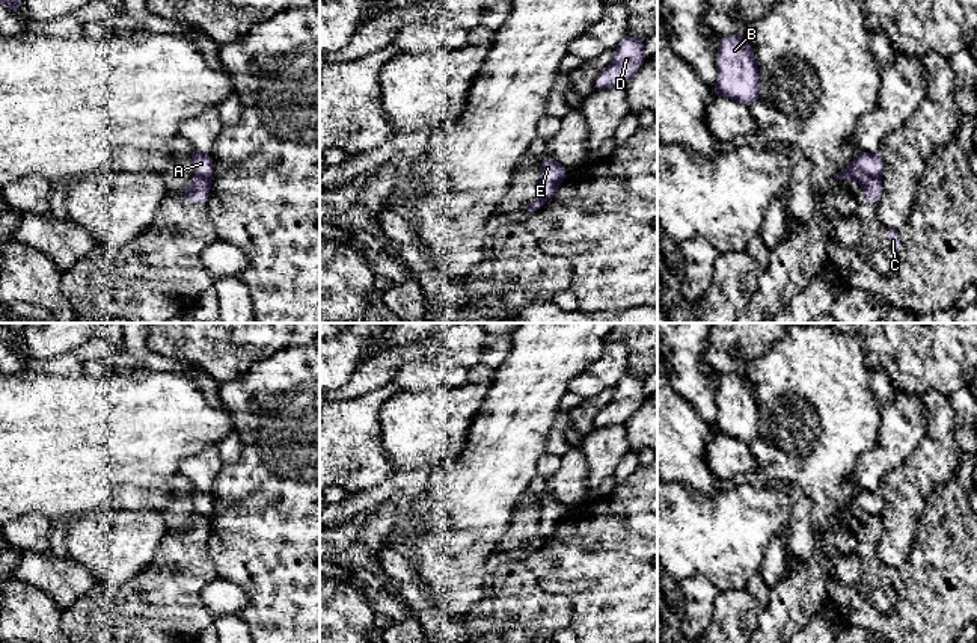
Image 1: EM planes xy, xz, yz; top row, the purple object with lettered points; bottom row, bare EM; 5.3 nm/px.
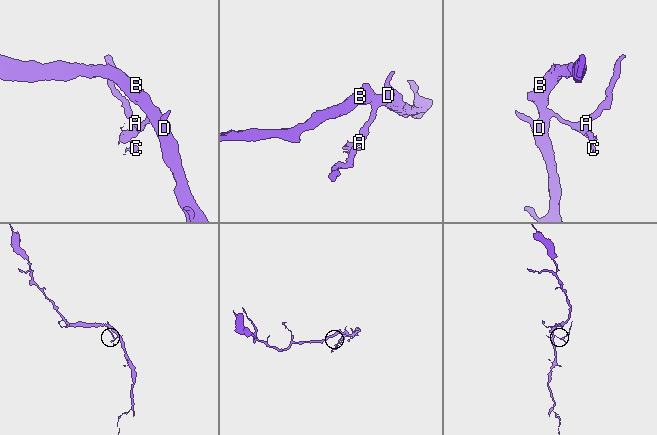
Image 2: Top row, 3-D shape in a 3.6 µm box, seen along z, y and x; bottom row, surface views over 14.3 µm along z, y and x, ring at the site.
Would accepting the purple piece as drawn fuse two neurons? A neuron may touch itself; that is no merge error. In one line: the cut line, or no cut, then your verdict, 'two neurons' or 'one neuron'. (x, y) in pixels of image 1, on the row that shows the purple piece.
yz (879, 175), (873, 175), (863, 186) | two neurons

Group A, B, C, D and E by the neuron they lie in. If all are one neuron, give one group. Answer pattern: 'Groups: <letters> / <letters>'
Groups: A B D E / C

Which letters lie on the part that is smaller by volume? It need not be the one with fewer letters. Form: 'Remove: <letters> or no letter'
Remove: C

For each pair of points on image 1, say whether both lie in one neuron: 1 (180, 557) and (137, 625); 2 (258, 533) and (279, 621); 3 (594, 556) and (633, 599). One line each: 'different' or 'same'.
1: same
2: same
3: same

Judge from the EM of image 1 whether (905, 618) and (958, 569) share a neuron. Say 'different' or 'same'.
same

